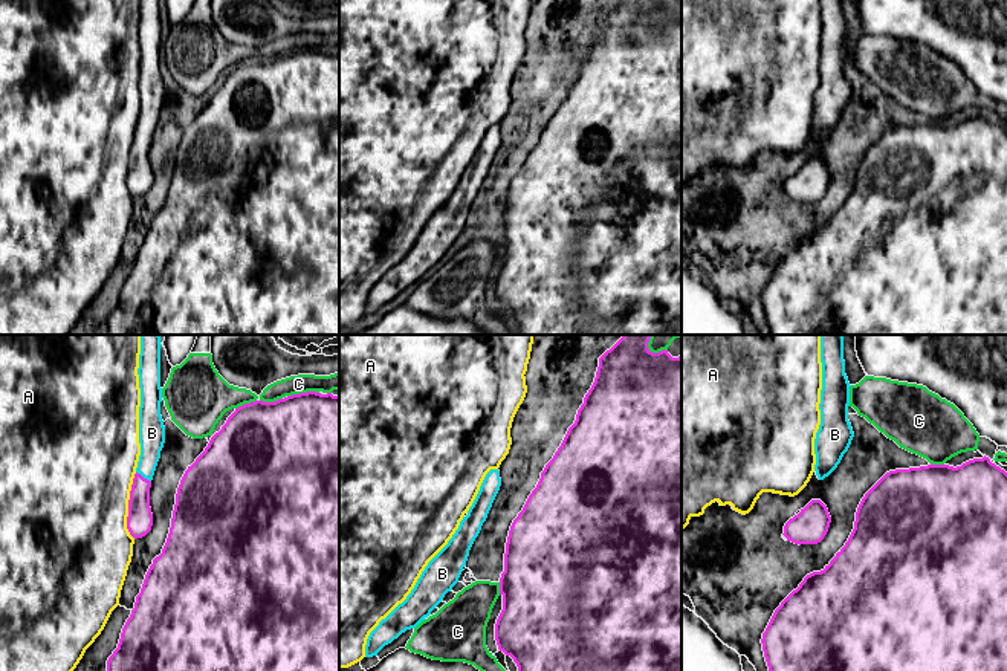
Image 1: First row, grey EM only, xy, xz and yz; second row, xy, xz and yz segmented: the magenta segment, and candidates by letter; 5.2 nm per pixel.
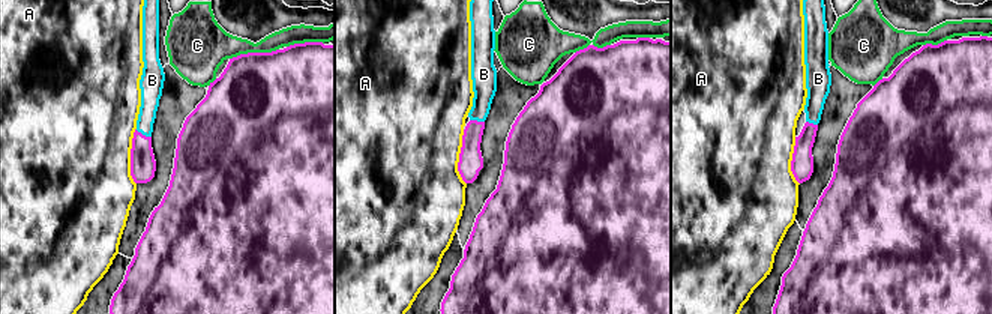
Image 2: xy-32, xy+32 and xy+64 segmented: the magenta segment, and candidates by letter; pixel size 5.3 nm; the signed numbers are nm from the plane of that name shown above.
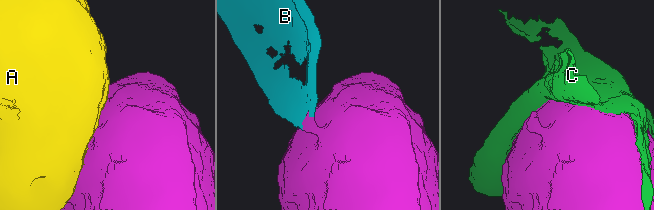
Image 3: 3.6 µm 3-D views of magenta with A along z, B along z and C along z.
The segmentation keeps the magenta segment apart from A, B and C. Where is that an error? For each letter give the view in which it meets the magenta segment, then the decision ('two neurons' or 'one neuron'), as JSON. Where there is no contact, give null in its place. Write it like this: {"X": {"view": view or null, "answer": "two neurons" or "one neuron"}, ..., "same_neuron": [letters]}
{"A": {"view": "xy", "answer": "two neurons"}, "B": {"view": "xy", "answer": "one neuron"}, "C": {"view": "xy", "answer": "two neurons"}, "same_neuron": ["B"]}

